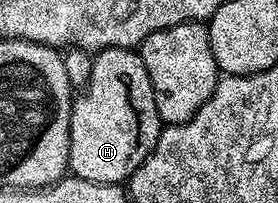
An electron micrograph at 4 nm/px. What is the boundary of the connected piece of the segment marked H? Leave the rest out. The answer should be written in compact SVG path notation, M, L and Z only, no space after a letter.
M136 49L99 50L92 58L90 80L72 103L72 114L70 115L70 147L68 148L68 167L71 176L81 177L90 183L106 183L107 185L119 185L127 182L132 174L135 173L137 167L152 153L152 149L160 138L161 128L162 122L158 115L158 107L154 103L154 87L150 83L150 75L146 71L146 63L142 63L139 52Z

